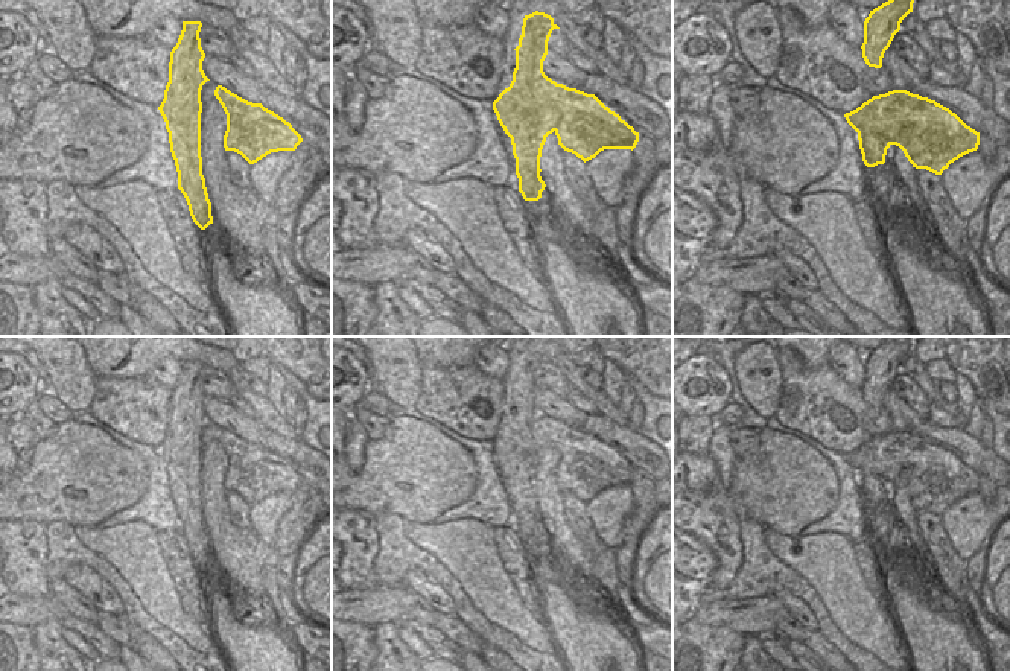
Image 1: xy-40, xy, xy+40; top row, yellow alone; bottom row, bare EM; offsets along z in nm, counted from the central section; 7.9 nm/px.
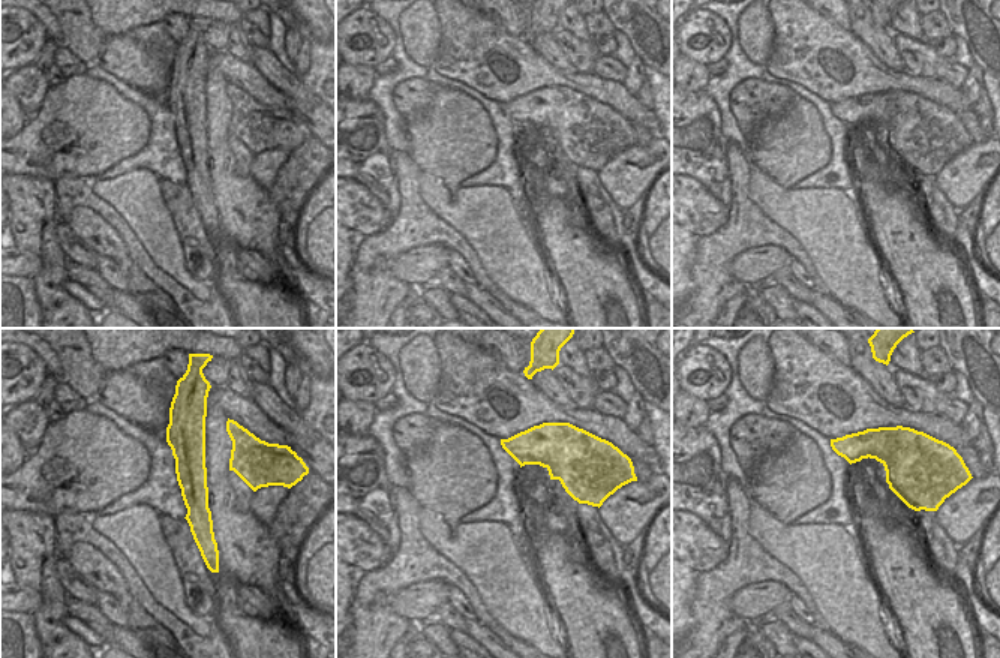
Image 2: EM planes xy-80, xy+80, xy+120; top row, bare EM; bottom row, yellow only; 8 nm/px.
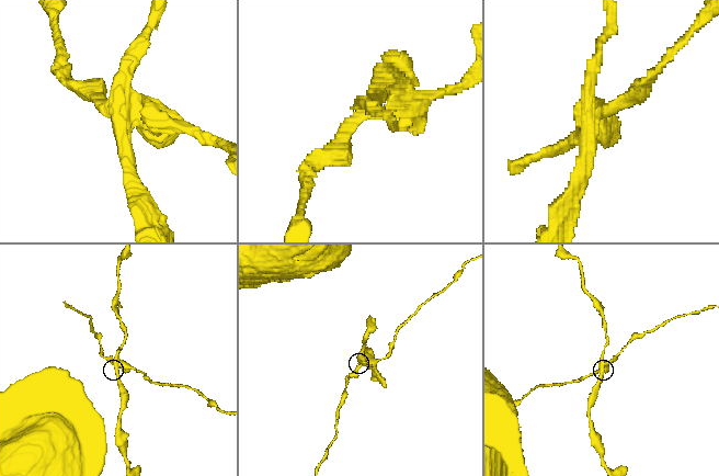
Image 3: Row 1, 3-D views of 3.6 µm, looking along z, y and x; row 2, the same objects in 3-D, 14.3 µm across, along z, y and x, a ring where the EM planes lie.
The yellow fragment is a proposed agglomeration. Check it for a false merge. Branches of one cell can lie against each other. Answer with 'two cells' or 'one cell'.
two cells

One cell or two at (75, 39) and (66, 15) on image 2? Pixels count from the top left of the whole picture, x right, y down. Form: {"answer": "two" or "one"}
{"answer": "one"}

